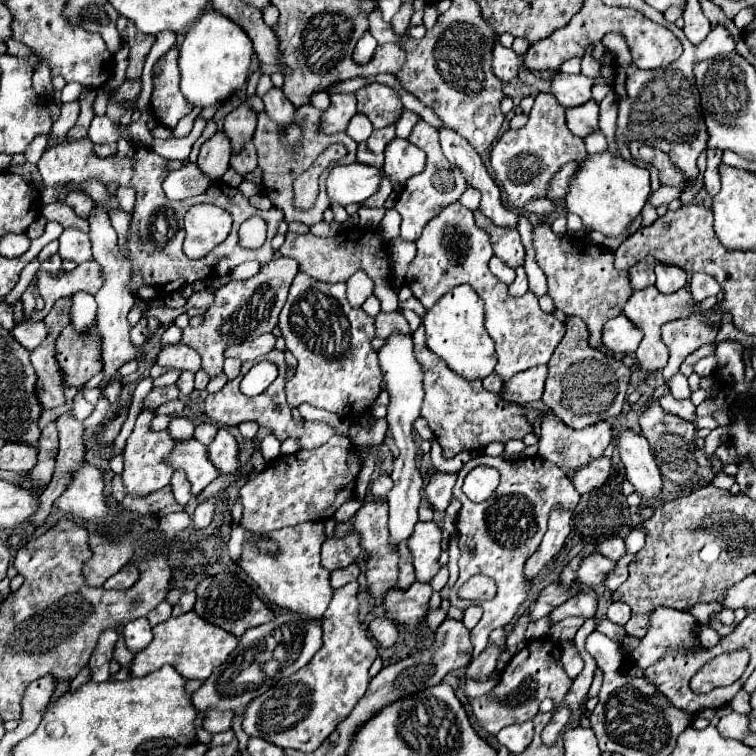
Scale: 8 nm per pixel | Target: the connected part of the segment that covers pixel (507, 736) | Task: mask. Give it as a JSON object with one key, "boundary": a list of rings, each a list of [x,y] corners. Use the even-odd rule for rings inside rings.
{"boundary":[[[526,721],[526,723],[504,727],[496,737],[498,737],[500,745],[504,745],[510,753],[518,755],[530,745],[532,735],[534,735],[534,725],[532,725],[532,721]]]}

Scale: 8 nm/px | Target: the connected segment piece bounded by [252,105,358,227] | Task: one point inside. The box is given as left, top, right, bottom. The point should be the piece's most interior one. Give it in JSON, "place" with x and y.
{"place":[280,167]}

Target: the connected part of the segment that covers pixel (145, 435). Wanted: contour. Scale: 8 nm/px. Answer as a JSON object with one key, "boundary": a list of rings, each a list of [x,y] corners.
{"boundary":[[[142,411],[142,415],[138,415],[136,427],[134,427],[132,435],[128,437],[128,443],[124,449],[122,483],[124,483],[126,495],[134,495],[134,497],[150,495],[150,493],[166,487],[172,479],[170,467],[166,467],[166,463],[162,463],[162,459],[166,459],[166,455],[170,455],[176,441],[170,437],[168,431],[152,431],[150,421],[152,421],[150,411]]]}

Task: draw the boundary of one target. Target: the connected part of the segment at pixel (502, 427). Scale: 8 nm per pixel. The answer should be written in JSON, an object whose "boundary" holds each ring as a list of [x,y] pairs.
{"boundary":[[[418,327],[412,333],[414,341],[414,355],[424,369],[424,401],[420,415],[428,421],[428,427],[434,431],[436,441],[442,447],[442,455],[446,459],[458,455],[460,451],[480,451],[488,443],[494,441],[510,441],[510,439],[524,439],[524,435],[532,433],[534,427],[524,417],[524,409],[514,403],[502,401],[496,393],[490,393],[482,387],[482,381],[466,381],[458,373],[450,371],[438,355],[434,355],[426,347],[424,331]]]}

